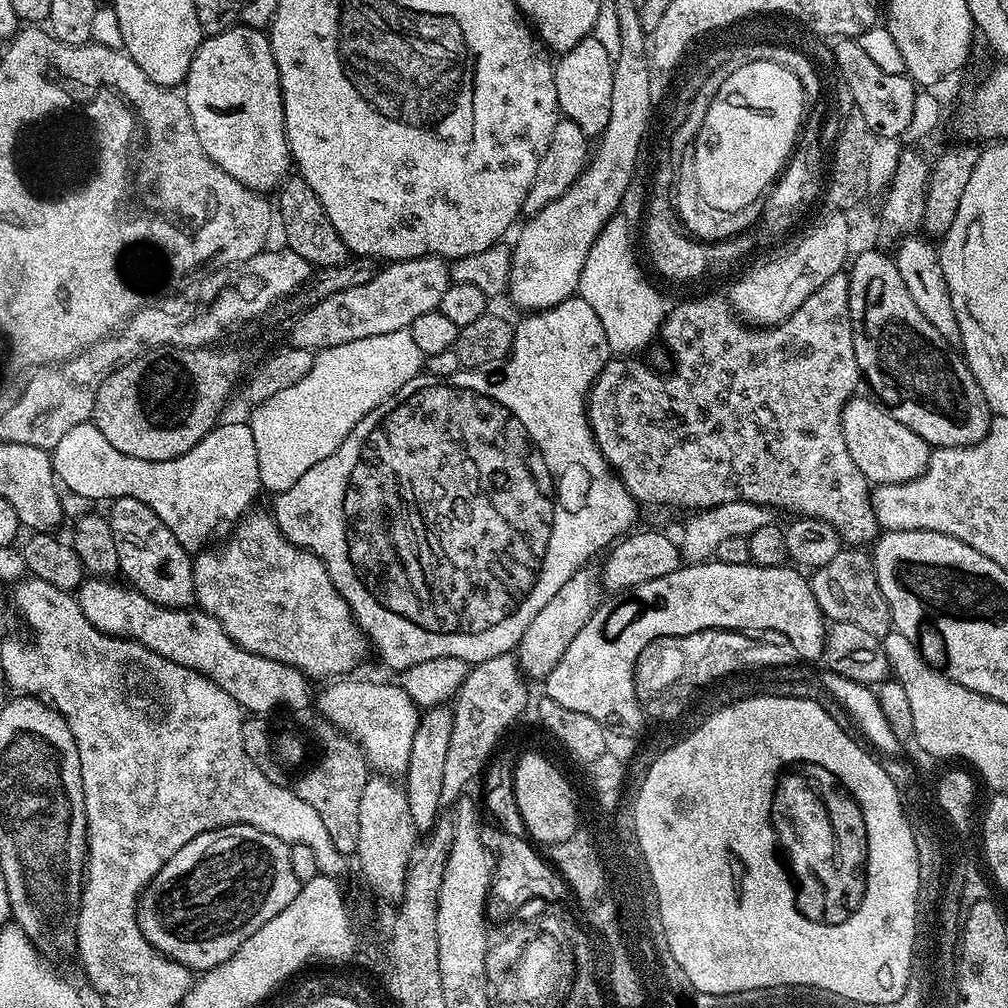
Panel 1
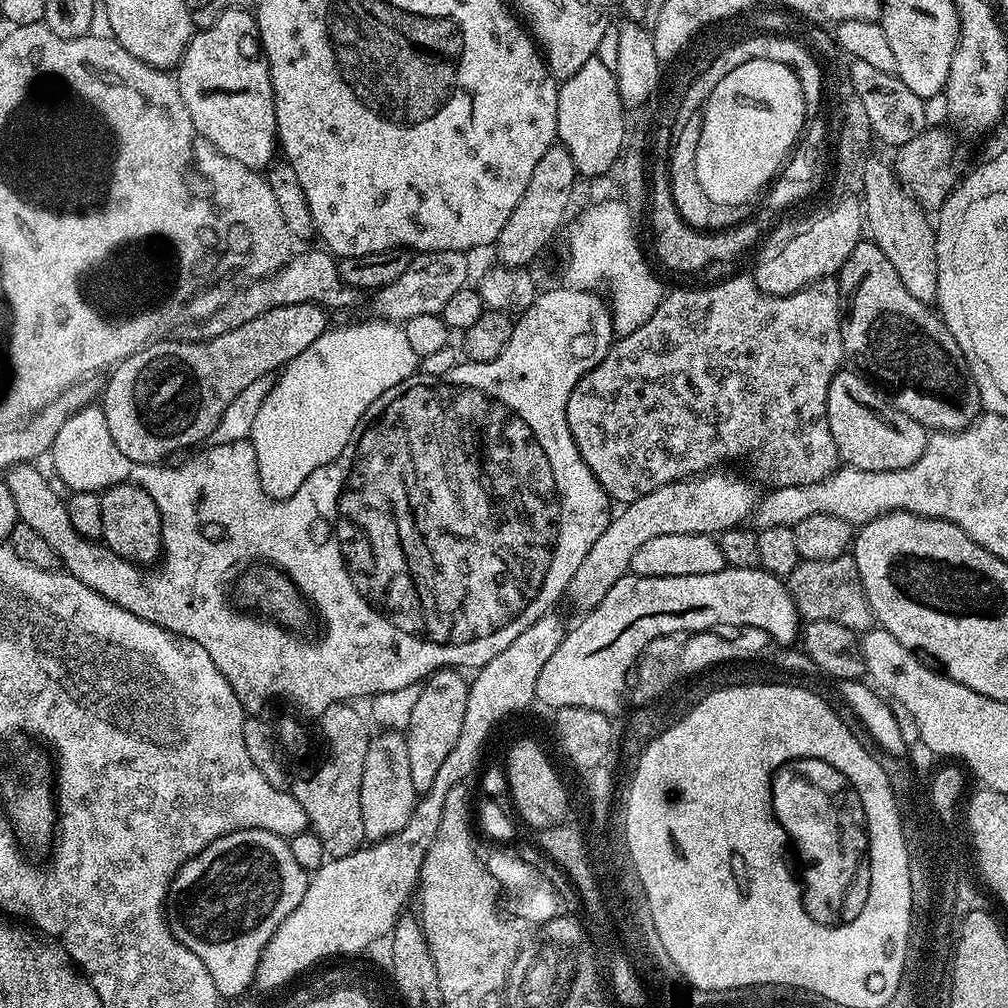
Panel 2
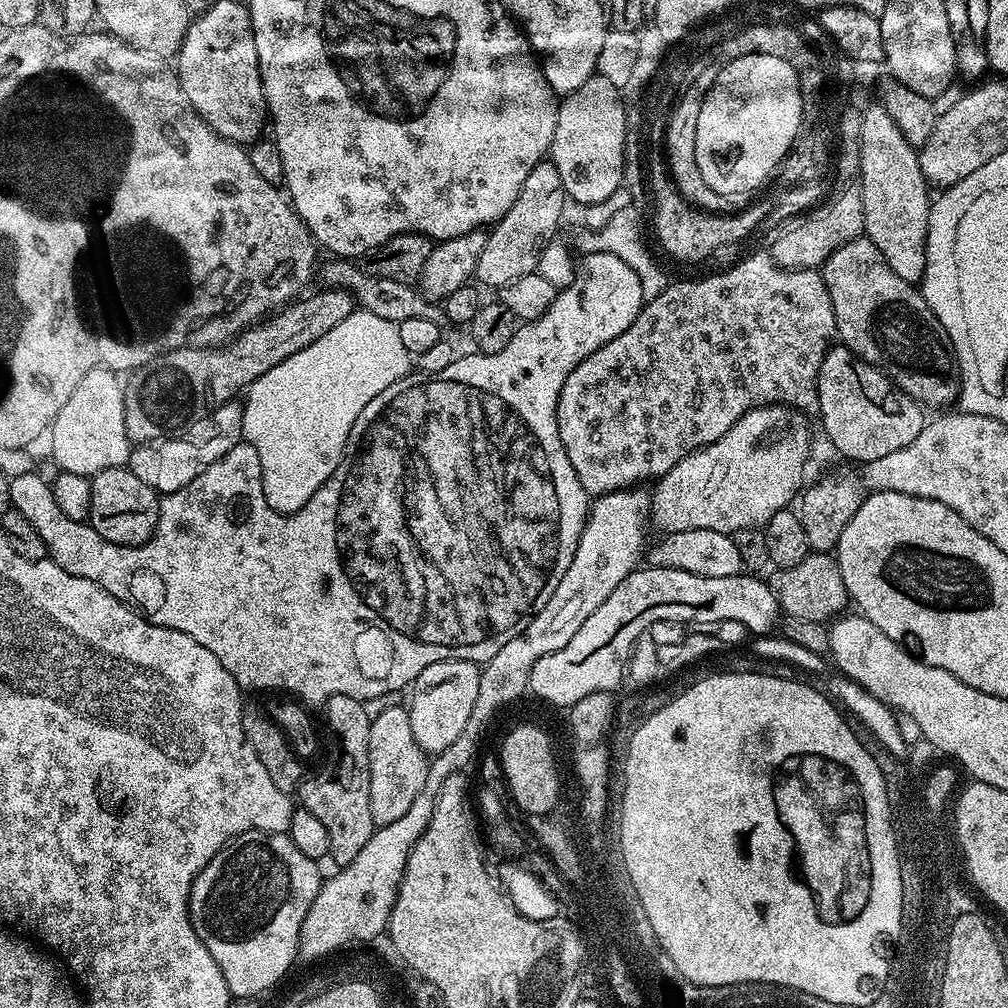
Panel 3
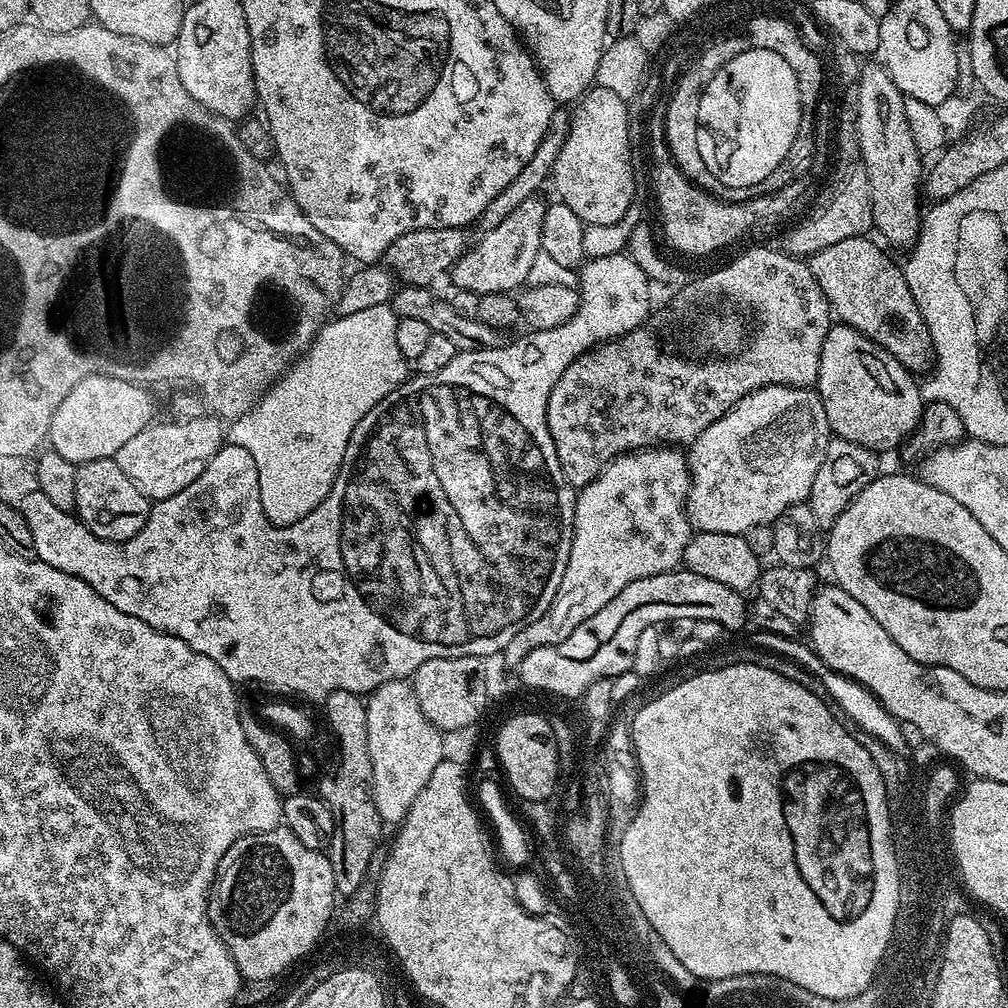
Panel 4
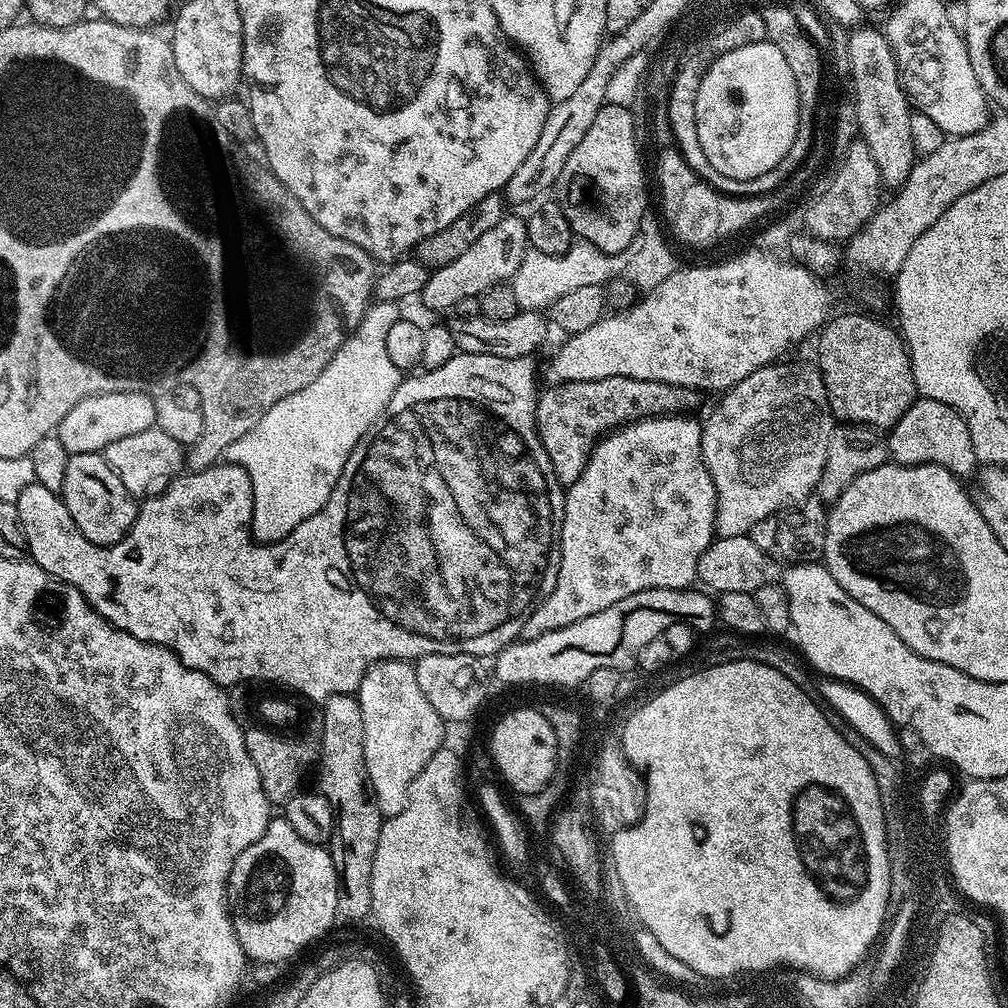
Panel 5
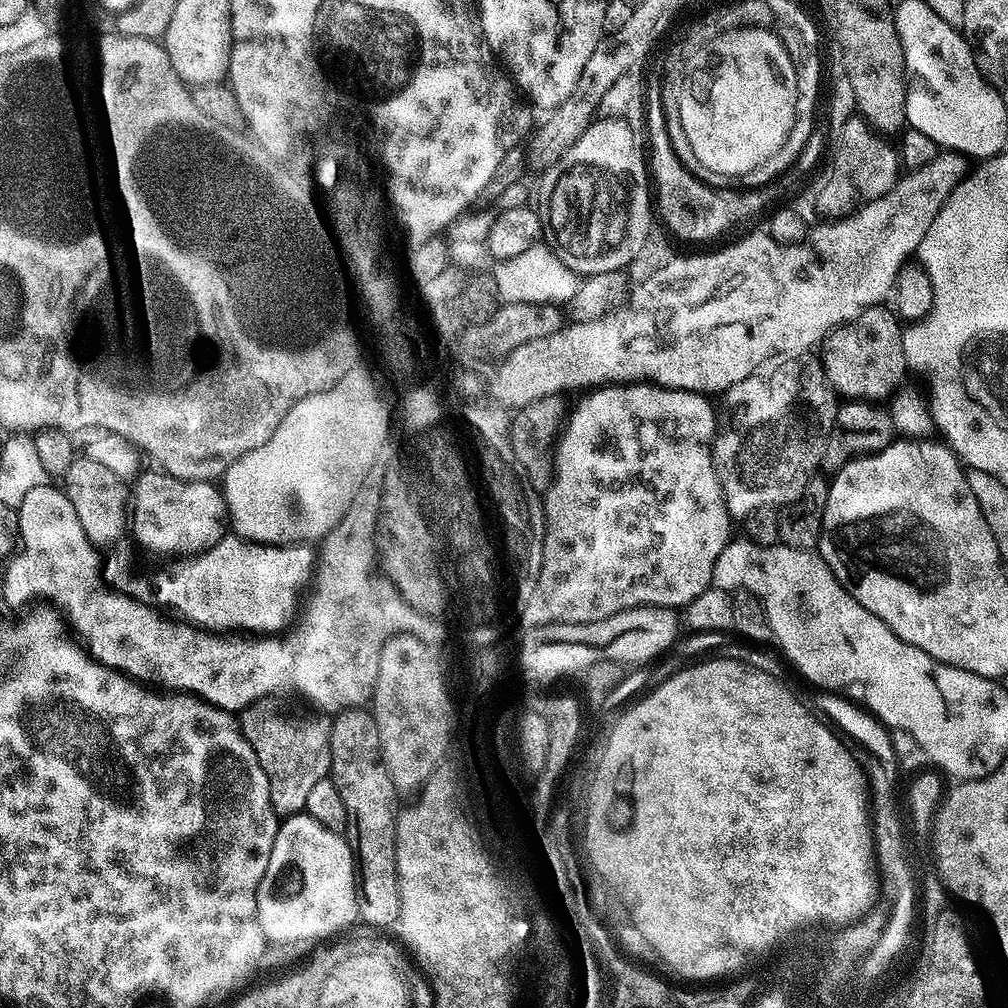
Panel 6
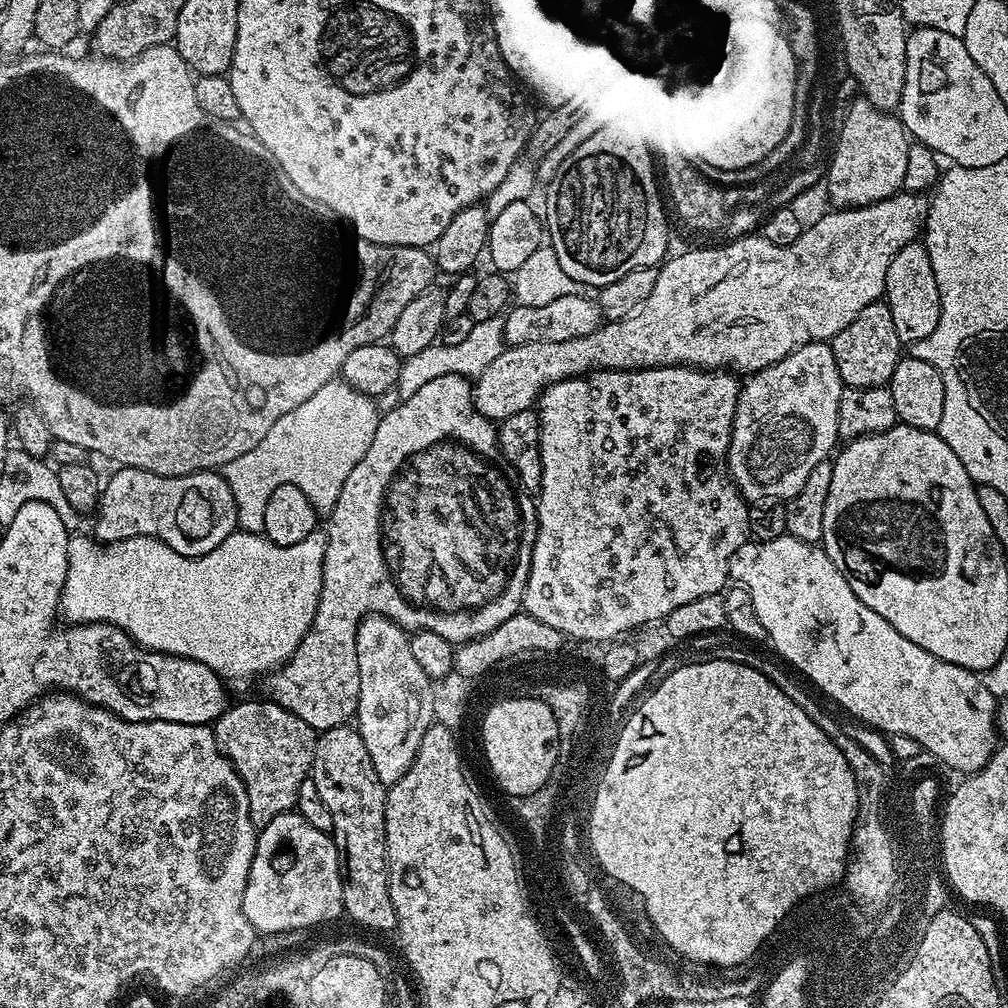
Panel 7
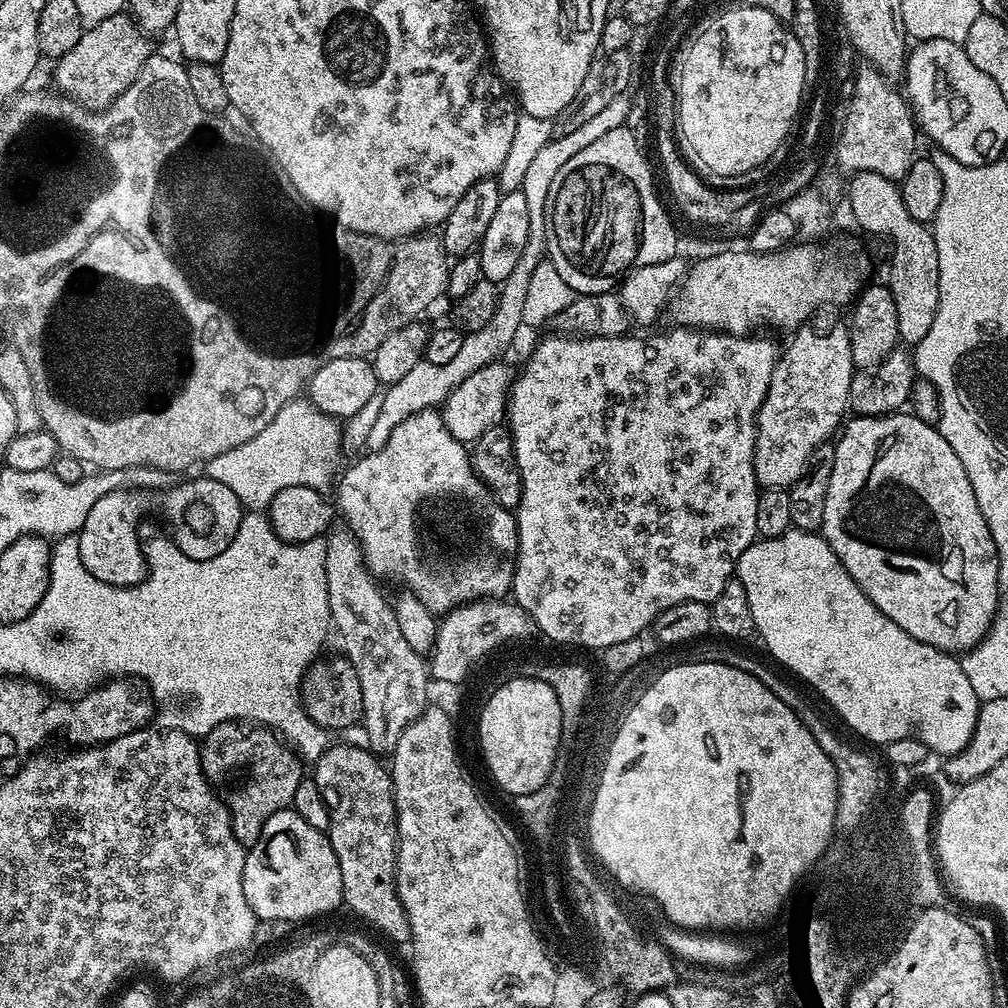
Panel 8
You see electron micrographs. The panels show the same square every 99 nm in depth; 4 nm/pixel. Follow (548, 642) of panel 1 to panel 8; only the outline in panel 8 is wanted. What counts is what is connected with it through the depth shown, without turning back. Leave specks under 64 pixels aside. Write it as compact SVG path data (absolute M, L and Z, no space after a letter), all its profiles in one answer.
M841 322L821 332L812 327L795 329L796 337L789 342L788 349L781 351L766 398L756 415L754 470L756 483L764 488L791 488L807 470L817 446L833 439L842 424L840 415L850 408L848 395L854 365L848 325Z

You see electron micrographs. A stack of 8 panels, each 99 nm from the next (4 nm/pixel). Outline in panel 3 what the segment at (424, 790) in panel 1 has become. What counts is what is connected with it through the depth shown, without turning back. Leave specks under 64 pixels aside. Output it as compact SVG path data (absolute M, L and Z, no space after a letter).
M443 660L426 666L410 686L412 694L407 705L410 728L427 755L439 755L461 736L473 714L480 682L479 665L469 660Z

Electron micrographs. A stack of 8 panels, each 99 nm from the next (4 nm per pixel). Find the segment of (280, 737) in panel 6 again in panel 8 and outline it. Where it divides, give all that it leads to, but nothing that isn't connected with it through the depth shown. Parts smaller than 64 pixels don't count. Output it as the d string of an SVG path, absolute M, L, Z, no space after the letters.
M236 722L215 728L203 737L200 761L208 783L228 806L238 842L245 846L258 842L270 814L278 814L278 810L291 805L300 780L306 776L300 757L275 732L259 726L247 728Z

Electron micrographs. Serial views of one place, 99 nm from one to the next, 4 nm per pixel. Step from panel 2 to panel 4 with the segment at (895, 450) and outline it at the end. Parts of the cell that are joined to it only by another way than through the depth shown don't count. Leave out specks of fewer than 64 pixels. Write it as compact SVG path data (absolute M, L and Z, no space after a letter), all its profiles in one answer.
M839 322L833 323L832 329L826 334L826 342L822 342L818 378L814 387L820 393L822 406L826 406L826 422L832 436L854 442L877 454L888 452L891 448L899 449L919 427L926 405L926 401L920 397L917 377L906 366L902 366L902 362L898 362L894 354L890 354L850 325Z

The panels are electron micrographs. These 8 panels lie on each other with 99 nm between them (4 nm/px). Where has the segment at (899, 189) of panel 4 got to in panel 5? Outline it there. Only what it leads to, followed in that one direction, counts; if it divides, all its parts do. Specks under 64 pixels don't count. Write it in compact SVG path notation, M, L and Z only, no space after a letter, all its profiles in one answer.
M861 26L848 37L848 56L850 71L850 88L854 93L856 103L856 121L860 127L859 135L870 146L870 154L874 162L878 162L878 174L881 185L885 189L895 190L906 182L910 170L916 165L918 159L914 150L914 141L910 139L910 114L913 109L910 101L904 93L904 85L900 83L900 71L896 65L896 55L892 52L892 47L887 35L876 28Z

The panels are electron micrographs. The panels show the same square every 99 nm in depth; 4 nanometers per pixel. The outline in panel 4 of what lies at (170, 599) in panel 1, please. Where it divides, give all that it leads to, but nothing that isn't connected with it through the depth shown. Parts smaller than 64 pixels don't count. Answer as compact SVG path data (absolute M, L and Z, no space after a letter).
M115 459L95 460L79 465L74 482L76 494L75 515L98 538L112 540L115 544L134 538L138 530L146 526L152 512L153 501L148 499L122 470L118 470Z

